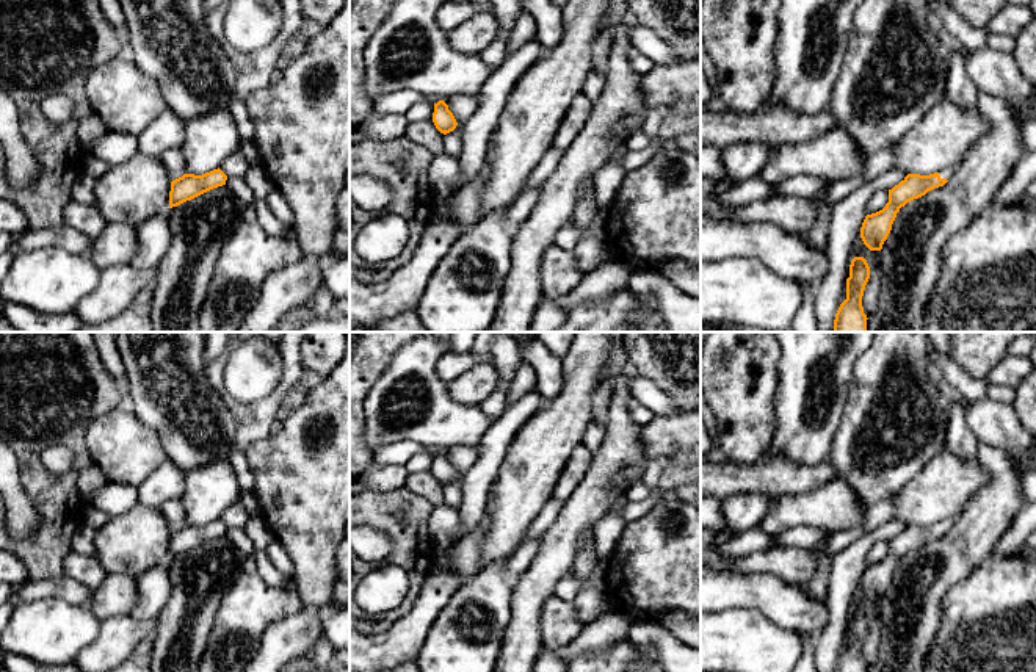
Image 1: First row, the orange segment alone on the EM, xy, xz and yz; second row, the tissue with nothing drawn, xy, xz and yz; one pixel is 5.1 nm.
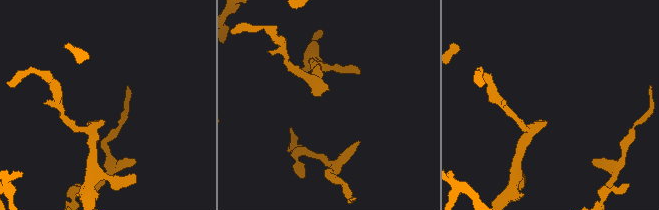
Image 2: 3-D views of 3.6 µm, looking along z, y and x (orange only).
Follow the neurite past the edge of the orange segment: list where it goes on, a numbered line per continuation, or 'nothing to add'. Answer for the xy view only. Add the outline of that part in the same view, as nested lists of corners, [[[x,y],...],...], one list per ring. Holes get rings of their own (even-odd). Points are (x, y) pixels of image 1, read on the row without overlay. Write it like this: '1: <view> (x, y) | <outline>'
nothing to add

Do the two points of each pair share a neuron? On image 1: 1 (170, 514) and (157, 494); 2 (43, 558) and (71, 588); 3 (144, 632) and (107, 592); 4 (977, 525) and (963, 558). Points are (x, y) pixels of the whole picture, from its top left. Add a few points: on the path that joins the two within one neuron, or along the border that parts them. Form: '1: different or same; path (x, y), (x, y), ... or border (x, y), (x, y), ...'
1: different; border (179, 498), (170, 498), (159, 506)
2: different; border (61, 574), (52, 578), (27, 578)
3: different; border (129, 613), (110, 616), (102, 622)
4: same; path (975, 533), (963, 550)

